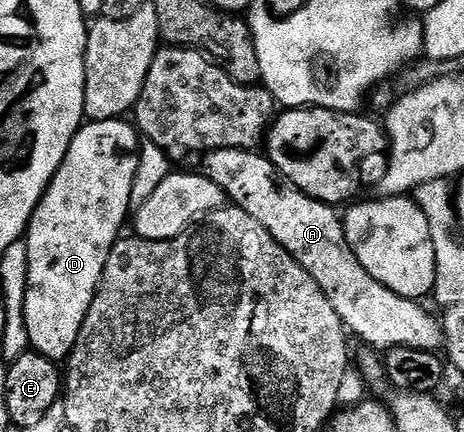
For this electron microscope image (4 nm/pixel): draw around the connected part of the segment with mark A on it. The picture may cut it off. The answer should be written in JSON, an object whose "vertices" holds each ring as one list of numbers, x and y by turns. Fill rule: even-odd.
{"vertices":[[239,148,211,150,200,159,200,169,205,177,219,184,232,205,247,212,247,216,255,216,255,220,279,240,281,247,311,272,311,280,323,288,327,300,331,300,331,308,339,312,350,335,358,334,366,347,377,352,400,346,440,351,445,346,445,331,438,315,436,318,428,314,420,301,399,296,379,284,379,280,359,264,351,244,347,244,342,215,334,207,295,188,277,171,268,156,257,153,261,152]]}

